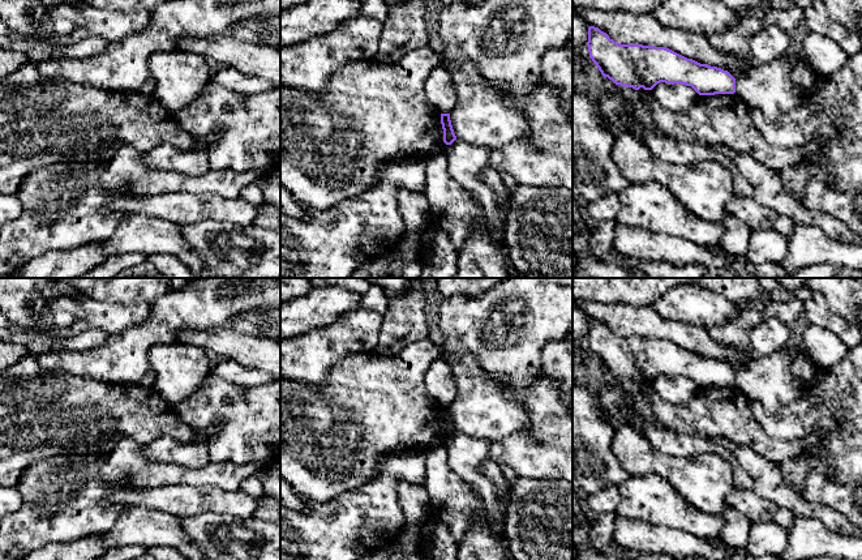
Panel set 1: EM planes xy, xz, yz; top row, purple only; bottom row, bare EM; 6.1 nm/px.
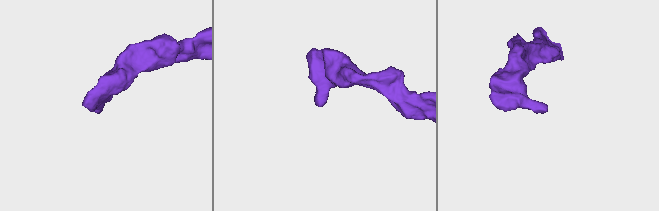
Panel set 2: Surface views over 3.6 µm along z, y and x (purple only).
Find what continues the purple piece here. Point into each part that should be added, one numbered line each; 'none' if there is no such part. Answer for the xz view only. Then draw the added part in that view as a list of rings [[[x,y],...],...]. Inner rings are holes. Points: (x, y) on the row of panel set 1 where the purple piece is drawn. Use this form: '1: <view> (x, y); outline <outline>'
none

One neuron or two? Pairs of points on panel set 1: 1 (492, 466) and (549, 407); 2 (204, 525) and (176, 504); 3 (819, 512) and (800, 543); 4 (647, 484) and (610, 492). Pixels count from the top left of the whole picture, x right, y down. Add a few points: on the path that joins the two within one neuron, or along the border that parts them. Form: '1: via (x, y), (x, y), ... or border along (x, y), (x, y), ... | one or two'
1: border along (489, 457), (498, 465) | two
2: border along (223, 513), (198, 513), (180, 518) | two
3: border along (794, 517), (817, 518), (830, 530), (841, 534) | two
4: border along (618, 486), (620, 504), (616, 512) | two

